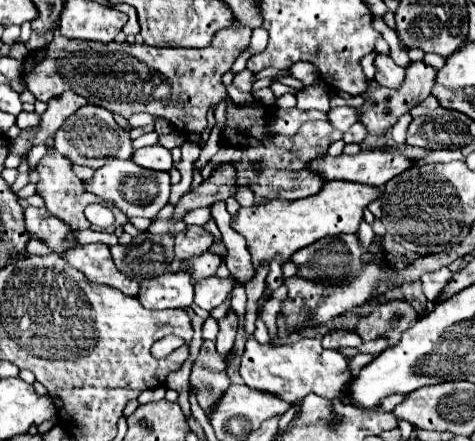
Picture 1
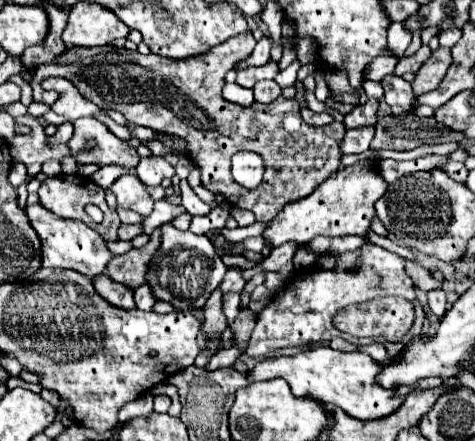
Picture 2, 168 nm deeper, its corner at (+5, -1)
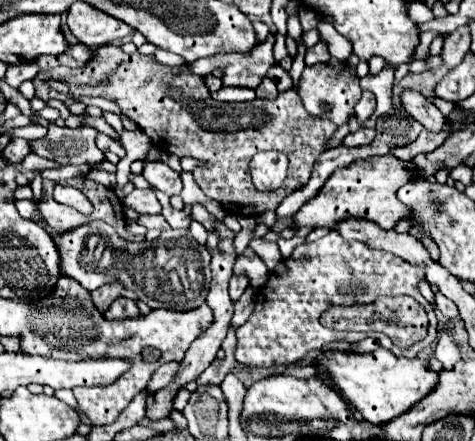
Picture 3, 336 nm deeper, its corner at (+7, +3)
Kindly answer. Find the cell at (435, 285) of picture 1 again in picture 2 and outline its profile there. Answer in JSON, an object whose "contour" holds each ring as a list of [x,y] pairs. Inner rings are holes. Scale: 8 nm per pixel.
{"contour":[[[439,288],[439,290],[429,290],[427,292],[427,304],[431,308],[431,312],[435,316],[443,316],[445,310],[447,310],[447,300],[445,300],[445,292]]]}

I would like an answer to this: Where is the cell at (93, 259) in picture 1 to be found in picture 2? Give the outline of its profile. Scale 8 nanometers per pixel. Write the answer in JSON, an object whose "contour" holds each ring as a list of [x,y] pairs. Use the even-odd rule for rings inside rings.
{"contour":[[[105,272],[103,274],[97,274],[95,278],[91,278],[95,290],[107,300],[111,302],[113,306],[119,306],[119,308],[135,308],[135,300],[133,300],[133,290],[119,284],[119,282],[113,282]]]}

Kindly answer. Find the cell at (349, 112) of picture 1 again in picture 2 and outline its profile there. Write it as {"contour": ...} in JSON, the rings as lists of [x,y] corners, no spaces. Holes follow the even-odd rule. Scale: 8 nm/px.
{"contour":[[[375,98],[367,100],[365,104],[355,106],[349,114],[345,114],[345,128],[373,126],[377,122],[377,106],[379,106],[379,102]]]}

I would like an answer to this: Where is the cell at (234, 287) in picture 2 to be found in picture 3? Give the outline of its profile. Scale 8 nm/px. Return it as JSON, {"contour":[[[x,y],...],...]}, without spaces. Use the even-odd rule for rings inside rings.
{"contour":[[[245,248],[245,252],[235,262],[235,274],[245,274],[250,280],[250,286],[259,291],[269,279],[269,268],[251,248]]]}

